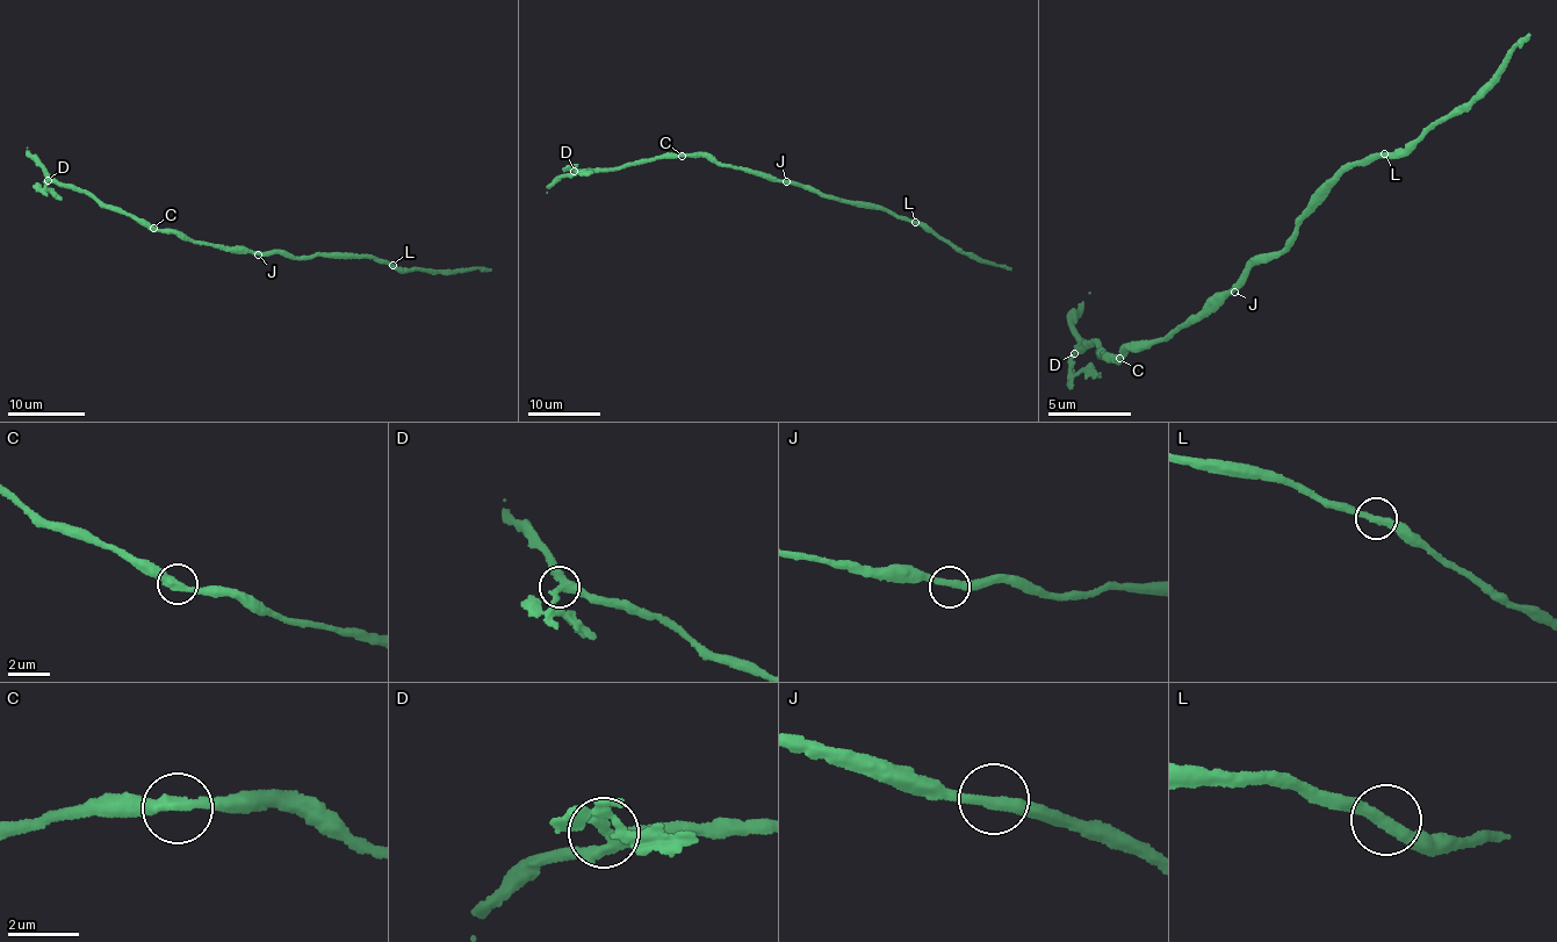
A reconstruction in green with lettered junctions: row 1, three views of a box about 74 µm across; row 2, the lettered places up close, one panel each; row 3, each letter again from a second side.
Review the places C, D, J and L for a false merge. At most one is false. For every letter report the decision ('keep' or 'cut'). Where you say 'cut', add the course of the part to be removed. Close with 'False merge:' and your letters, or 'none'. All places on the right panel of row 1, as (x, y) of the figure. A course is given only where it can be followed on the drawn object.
C: keep
D: cut; foreign part runs (1073, 352), (1072, 369), (1097, 375)
J: keep
L: keep
False merge: D

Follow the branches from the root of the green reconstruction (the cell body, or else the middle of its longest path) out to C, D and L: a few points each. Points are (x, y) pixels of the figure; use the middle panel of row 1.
C: (786, 181), (719, 165), (704, 156), (682, 156)
D: (786, 181), (719, 165), (704, 156), (678, 153), (613, 167), (572, 171)
L: (786, 181), (814, 188), (843, 202), (886, 208), (915, 222)

